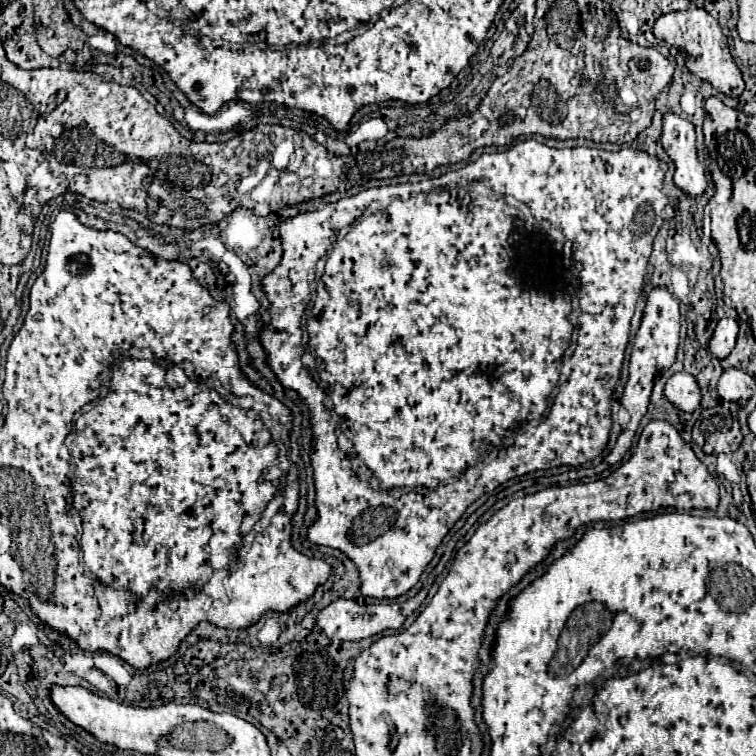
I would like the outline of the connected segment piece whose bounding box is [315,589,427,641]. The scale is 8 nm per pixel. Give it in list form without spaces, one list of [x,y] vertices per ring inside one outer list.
[[[421,589],[415,597],[407,599],[405,603],[391,603],[391,605],[359,605],[357,601],[351,599],[337,599],[325,609],[319,611],[315,617],[315,631],[323,633],[329,639],[339,639],[339,641],[361,641],[365,637],[383,633],[385,629],[399,629],[407,615],[413,613],[427,597],[427,589]]]

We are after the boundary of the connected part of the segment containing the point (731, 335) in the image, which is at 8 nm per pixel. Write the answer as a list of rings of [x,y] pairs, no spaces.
[[[729,317],[721,319],[721,321],[717,323],[717,329],[715,329],[711,341],[709,341],[711,353],[713,353],[715,357],[719,357],[719,359],[727,359],[729,353],[733,351],[733,347],[735,347],[737,331],[739,331],[739,325],[737,325],[735,319],[729,319]]]

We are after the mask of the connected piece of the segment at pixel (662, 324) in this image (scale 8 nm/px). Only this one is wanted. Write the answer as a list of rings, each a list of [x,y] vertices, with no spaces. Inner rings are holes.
[[[653,287],[651,293],[647,295],[645,315],[643,315],[641,327],[635,335],[633,353],[631,353],[631,361],[629,361],[629,381],[627,381],[625,391],[621,395],[621,405],[625,405],[625,409],[629,411],[631,421],[623,429],[623,433],[619,435],[615,449],[607,455],[609,465],[619,463],[623,459],[623,455],[629,451],[631,441],[635,437],[635,431],[639,427],[639,421],[647,413],[647,405],[649,405],[649,399],[651,399],[651,389],[653,389],[655,377],[659,373],[667,371],[675,363],[675,353],[677,353],[677,345],[679,345],[679,329],[681,329],[679,301],[671,295],[671,291],[667,287]]]

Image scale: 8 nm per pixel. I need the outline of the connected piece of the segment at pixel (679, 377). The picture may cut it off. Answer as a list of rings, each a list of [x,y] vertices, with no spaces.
[[[675,373],[665,385],[665,397],[681,411],[695,411],[701,403],[701,393],[697,379],[689,373]]]

